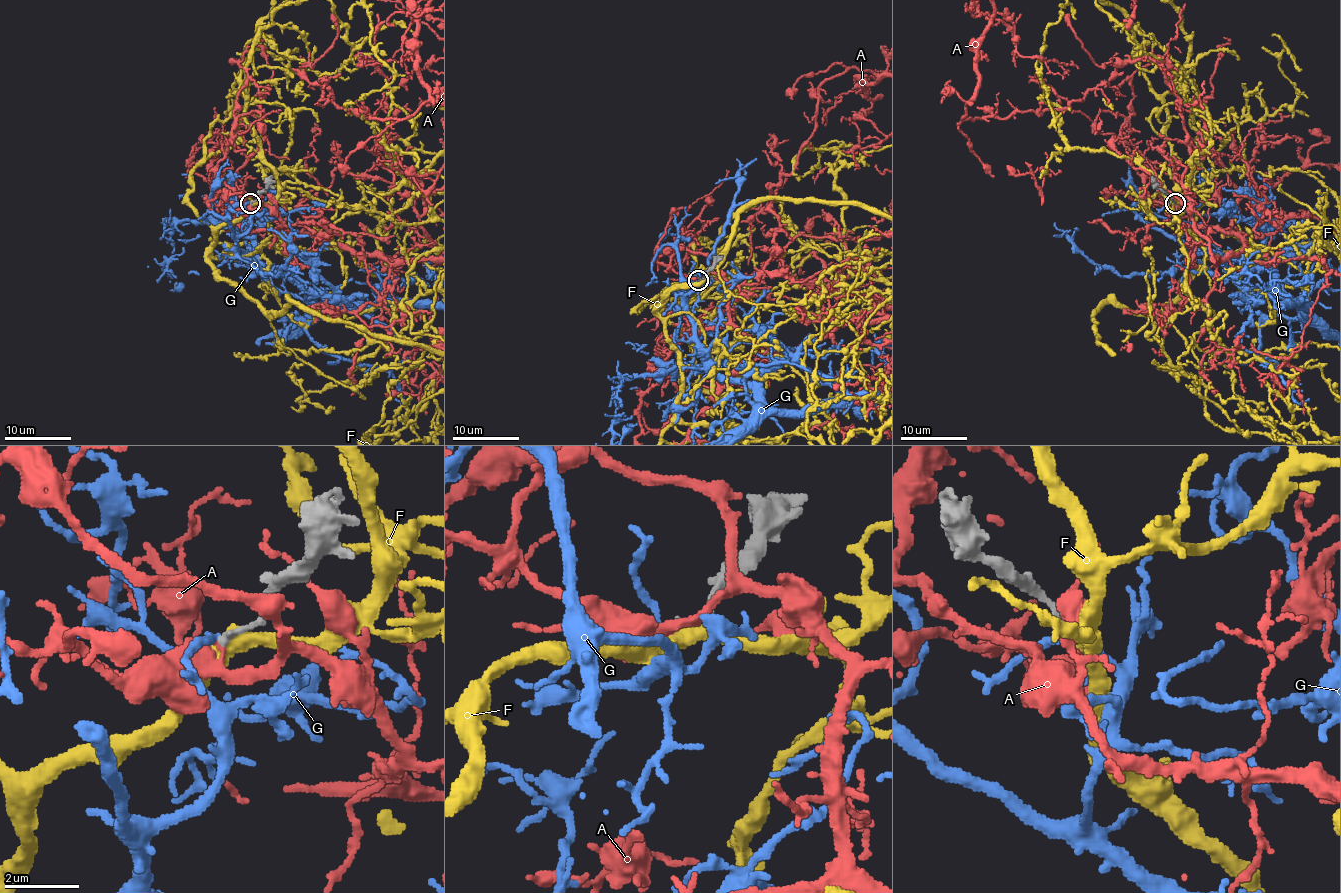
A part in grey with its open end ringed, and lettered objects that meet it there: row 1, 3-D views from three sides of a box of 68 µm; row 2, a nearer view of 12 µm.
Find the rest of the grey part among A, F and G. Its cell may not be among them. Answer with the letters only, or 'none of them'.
A

